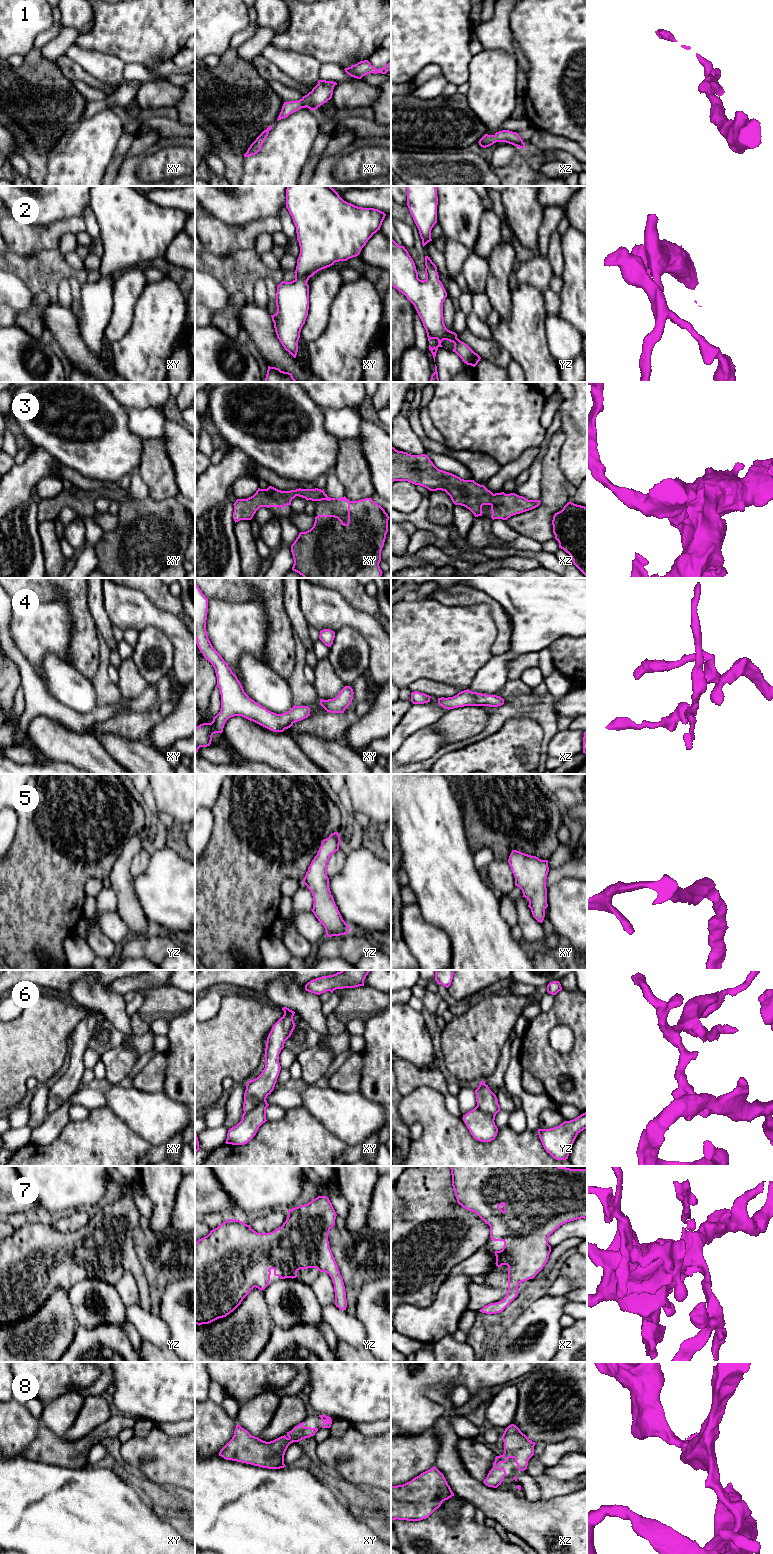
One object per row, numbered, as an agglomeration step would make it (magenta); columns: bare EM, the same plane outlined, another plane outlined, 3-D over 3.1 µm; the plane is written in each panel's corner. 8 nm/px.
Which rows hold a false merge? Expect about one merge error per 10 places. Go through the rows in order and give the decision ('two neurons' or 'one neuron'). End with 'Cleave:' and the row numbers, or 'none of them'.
1: one neuron
2: one neuron
3: one neuron
4: one neuron
5: one neuron
6: one neuron
7: one neuron
8: one neuron
Cleave: none of them

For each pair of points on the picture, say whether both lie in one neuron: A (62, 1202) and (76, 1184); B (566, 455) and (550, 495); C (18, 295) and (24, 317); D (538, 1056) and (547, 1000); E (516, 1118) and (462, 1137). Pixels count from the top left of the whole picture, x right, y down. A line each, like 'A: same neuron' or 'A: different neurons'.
A: same neuron
B: different neurons
C: different neurons
D: different neurons
E: different neurons

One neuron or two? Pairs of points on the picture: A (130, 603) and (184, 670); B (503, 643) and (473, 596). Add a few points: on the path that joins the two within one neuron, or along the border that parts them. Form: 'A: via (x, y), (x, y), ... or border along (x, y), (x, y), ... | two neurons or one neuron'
A: via (150, 615), (159, 618), (184, 643), (184, 650) | one neuron
B: via (503, 629), (503, 622), (497, 610), (487, 600) | one neuron

